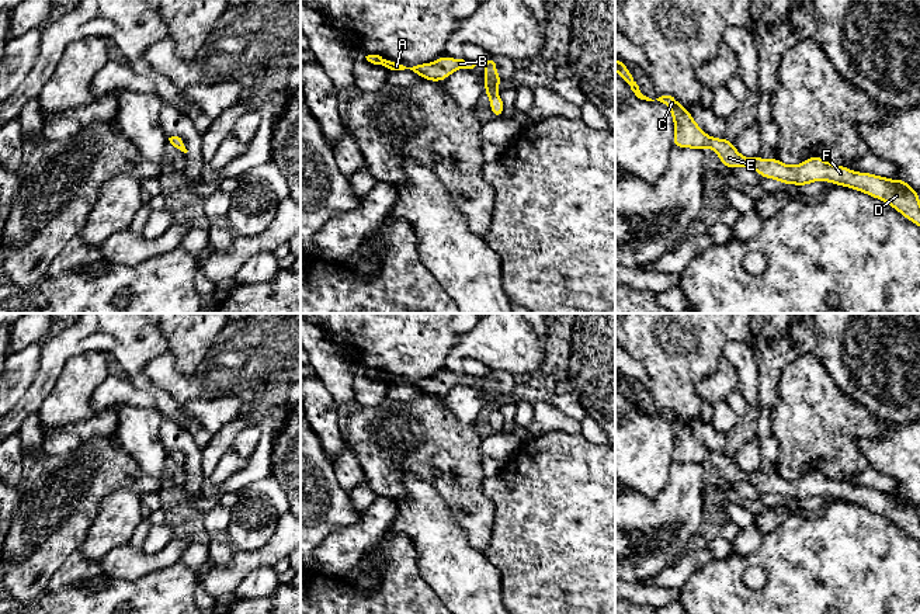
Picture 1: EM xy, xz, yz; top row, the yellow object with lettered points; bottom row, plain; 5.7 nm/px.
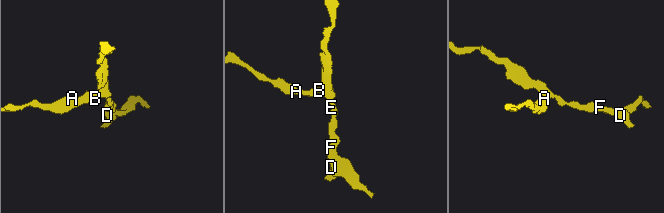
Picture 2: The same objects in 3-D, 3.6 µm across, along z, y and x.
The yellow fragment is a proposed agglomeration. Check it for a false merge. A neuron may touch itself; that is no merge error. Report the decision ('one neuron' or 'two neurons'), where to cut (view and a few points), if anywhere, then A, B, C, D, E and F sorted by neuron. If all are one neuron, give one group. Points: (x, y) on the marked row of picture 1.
one neuron; no cut; A B C D E F

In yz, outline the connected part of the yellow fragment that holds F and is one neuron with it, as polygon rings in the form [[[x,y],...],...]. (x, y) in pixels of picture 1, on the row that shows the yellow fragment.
[[[671,96],[656,98],[666,104],[673,115],[674,136],[673,148],[704,149],[711,148],[719,156],[721,163],[729,169],[747,166],[764,178],[775,178],[780,183],[802,187],[819,180],[834,185],[844,185],[882,200],[900,212],[914,225],[920,226],[919,191],[913,190],[903,178],[898,181],[871,173],[858,173],[826,162],[819,156],[806,159],[798,166],[787,166],[778,157],[765,160],[763,157],[744,157],[735,145],[725,139],[707,135],[694,121],[692,115]]]

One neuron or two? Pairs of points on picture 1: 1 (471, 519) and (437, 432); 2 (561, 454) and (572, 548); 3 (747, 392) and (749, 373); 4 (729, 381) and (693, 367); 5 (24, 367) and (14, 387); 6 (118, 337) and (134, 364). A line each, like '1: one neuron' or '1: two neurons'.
1: one neuron
2: one neuron
3: one neuron
4: two neurons
5: one neuron
6: one neuron

